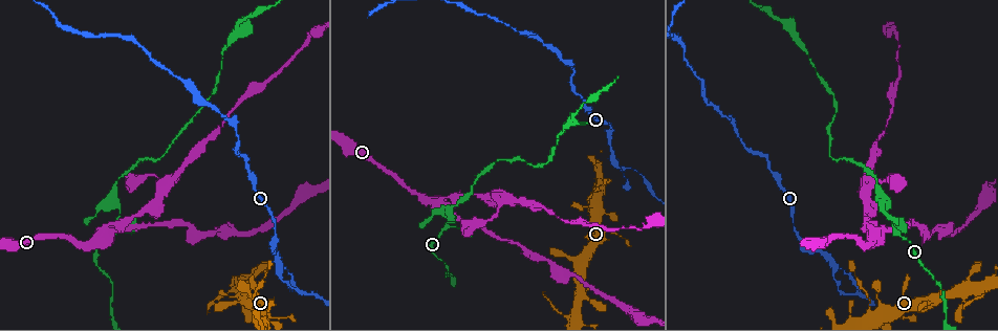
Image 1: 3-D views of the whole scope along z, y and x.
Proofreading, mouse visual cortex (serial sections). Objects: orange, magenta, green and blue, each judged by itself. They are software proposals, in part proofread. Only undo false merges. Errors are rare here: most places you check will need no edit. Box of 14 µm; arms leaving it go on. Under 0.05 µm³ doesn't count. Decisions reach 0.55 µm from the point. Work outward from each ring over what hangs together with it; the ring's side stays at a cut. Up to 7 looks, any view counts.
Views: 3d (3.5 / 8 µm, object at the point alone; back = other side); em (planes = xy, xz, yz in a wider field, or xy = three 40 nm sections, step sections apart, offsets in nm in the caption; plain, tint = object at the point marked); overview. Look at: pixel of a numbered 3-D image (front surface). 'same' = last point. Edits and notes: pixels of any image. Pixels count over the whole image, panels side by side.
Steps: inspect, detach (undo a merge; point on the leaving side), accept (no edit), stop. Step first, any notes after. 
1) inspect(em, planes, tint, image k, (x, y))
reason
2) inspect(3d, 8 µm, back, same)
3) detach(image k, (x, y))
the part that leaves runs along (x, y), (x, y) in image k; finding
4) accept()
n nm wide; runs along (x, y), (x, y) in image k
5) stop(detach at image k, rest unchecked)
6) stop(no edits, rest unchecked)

inspect(3d, 3.5 µm, image 1, (103, 233))
abrupt turn

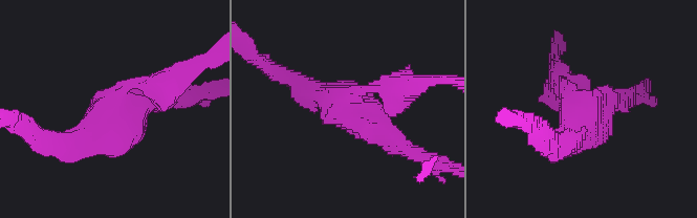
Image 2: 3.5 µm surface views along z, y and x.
inspect(em, xy, step 5, tint, image 2, (347, 103))

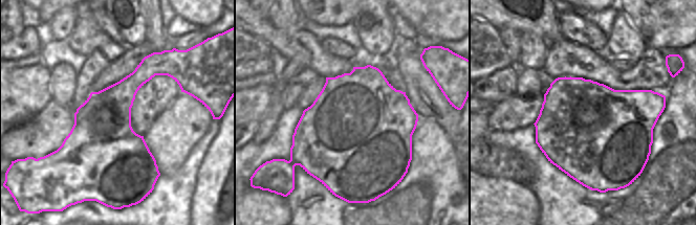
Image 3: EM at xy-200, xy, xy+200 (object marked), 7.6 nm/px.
inspect(em, xy, step 1, tint, same)

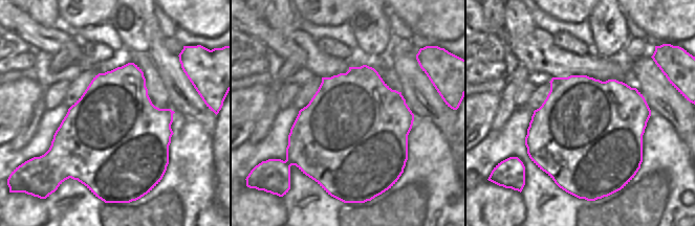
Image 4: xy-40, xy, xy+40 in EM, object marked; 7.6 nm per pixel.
accept()
one cell here

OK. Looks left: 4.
inspect(3d, 8 µm, image 1, (254, 301))
a narrow waist

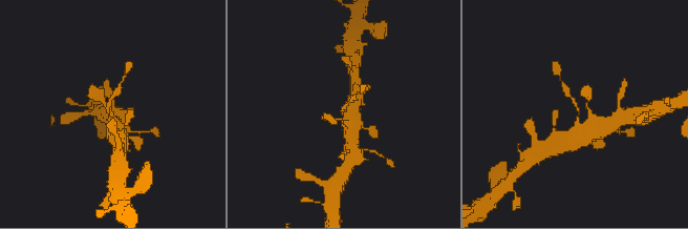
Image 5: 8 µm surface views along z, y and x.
inspect(3d, 3.5 µm, image 5, (108, 112))
closer look

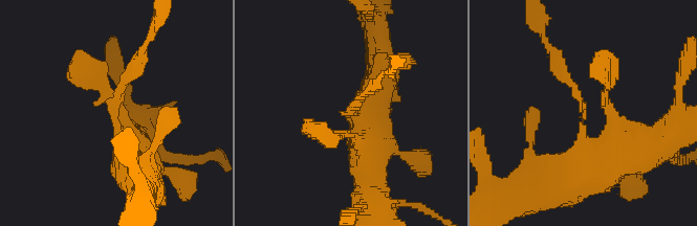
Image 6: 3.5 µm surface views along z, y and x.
inspect(em, xy, step 5, tint, image 6, (117, 116))

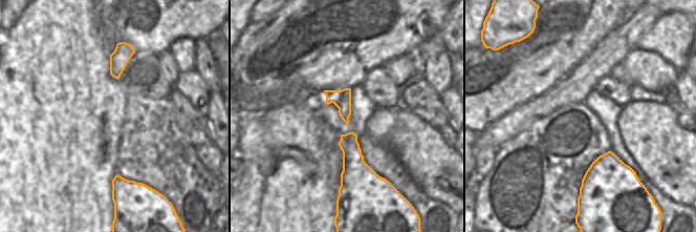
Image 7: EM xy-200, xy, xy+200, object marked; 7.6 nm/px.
accept()
140 nm wide; runs along (133, 155), (116, 94), (139, 59) in image 6; all the same cell

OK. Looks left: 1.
stop(no edits, rest unchecked)

